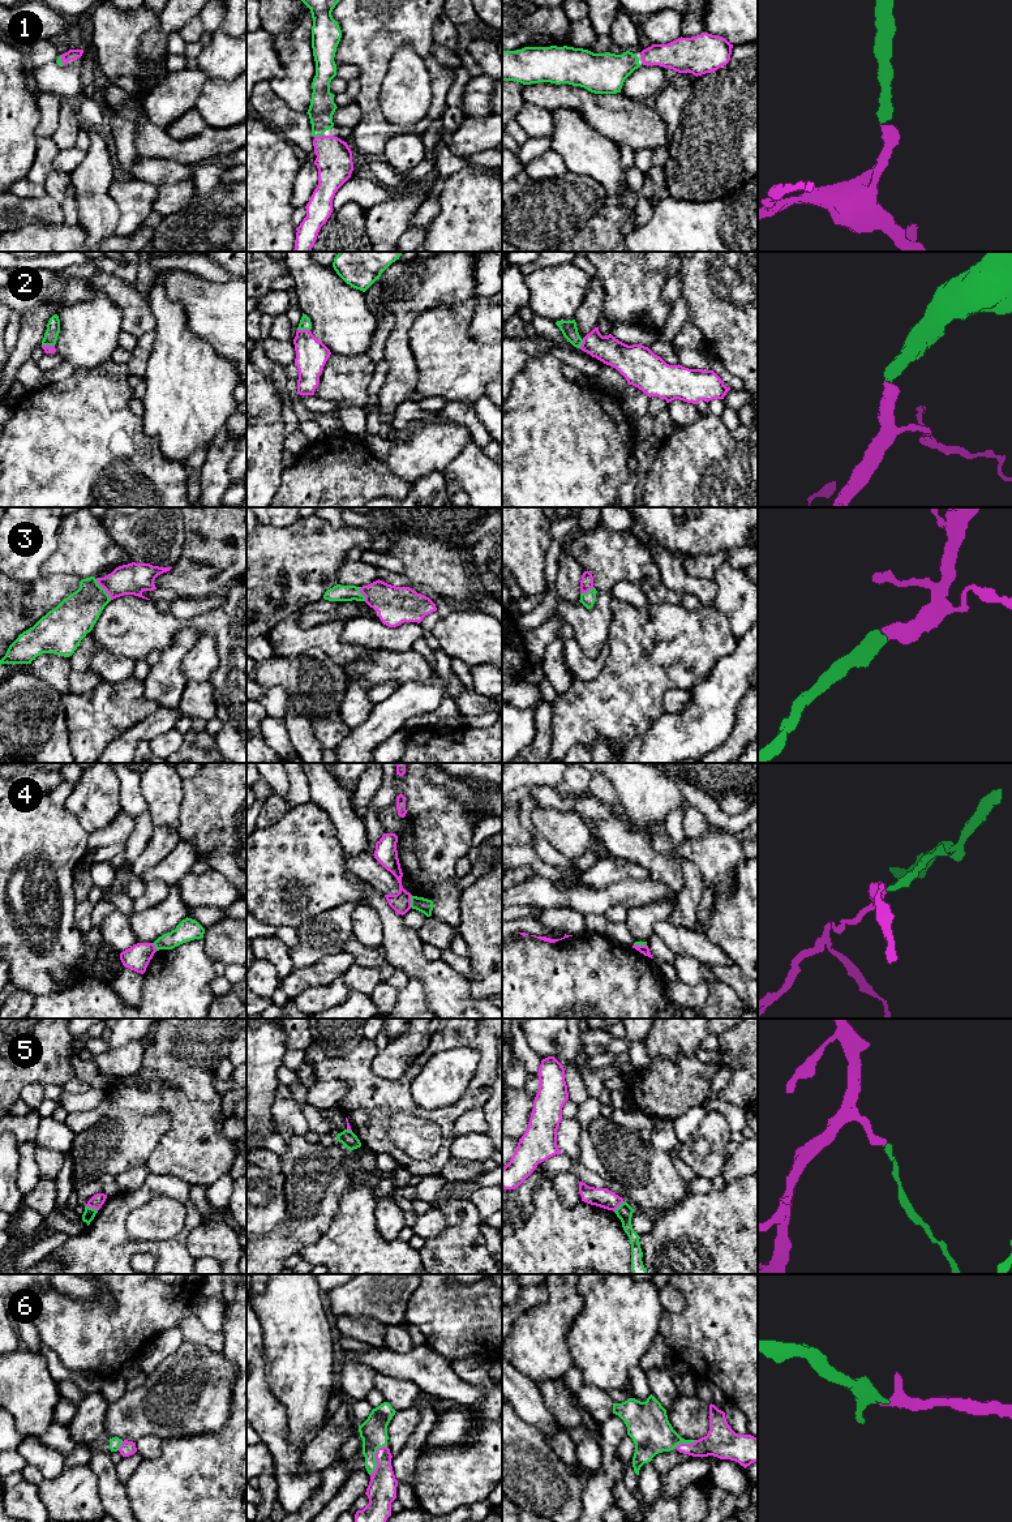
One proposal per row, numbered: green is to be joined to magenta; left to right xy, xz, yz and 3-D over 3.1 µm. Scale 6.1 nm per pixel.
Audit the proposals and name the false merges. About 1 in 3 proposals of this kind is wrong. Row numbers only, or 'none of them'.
4, 5

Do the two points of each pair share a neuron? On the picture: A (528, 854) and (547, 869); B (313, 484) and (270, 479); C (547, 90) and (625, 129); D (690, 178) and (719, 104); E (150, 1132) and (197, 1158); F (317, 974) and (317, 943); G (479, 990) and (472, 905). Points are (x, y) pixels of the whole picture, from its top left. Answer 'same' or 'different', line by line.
A: same
B: different
C: same
D: same
E: different
F: different
G: same

